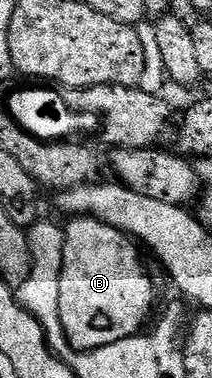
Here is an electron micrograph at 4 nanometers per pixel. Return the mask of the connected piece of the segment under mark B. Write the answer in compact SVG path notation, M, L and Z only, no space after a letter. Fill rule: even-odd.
M90 216L75 217L68 223L70 225L66 224L63 229L65 235L65 242L63 243L63 271L59 279L59 319L63 319L63 331L67 335L67 339L76 349L98 349L99 347L107 347L107 343L119 343L119 339L138 336L146 328L145 320L148 319L149 308L153 305L153 281L145 274L145 265L141 262L140 255L137 254L138 246L126 234L119 232L115 227L111 227L102 221L96 221Z

